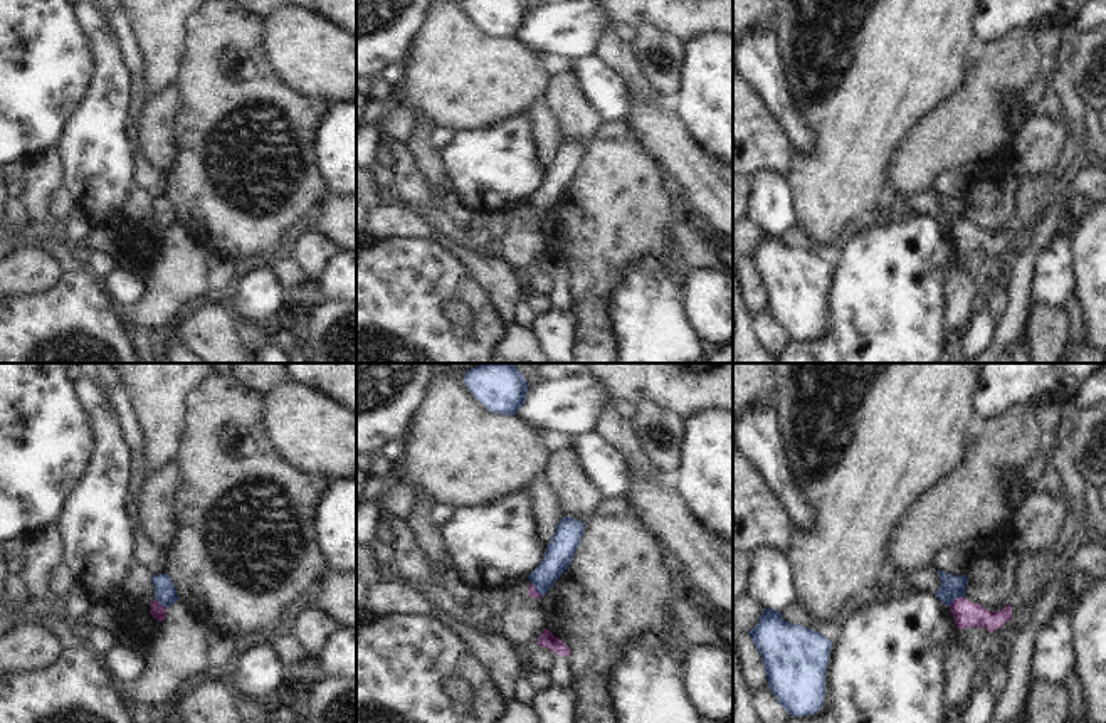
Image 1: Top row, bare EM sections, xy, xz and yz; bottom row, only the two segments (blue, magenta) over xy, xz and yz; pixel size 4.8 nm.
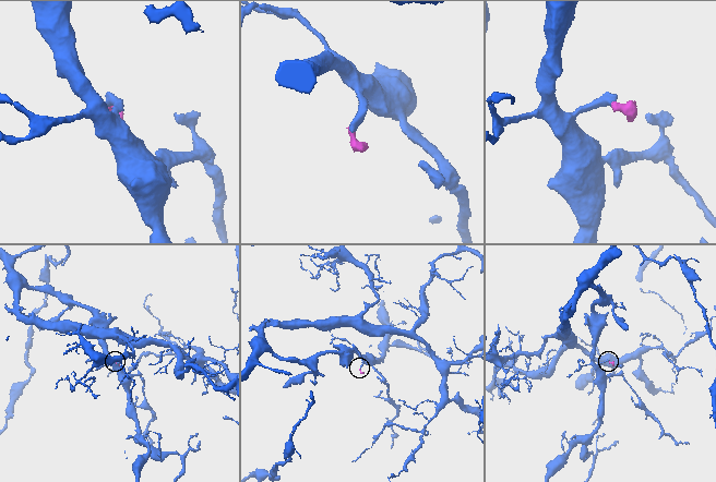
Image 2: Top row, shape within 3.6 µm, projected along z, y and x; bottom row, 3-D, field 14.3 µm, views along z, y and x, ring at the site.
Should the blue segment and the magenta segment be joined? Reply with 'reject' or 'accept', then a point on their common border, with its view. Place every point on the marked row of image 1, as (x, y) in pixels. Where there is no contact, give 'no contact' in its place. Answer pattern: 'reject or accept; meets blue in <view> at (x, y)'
reject; meets blue in yz at (955, 597)

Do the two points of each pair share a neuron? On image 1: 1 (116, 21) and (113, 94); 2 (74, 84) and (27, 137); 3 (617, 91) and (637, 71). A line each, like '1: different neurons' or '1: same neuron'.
1: different neurons
2: same neuron
3: different neurons

